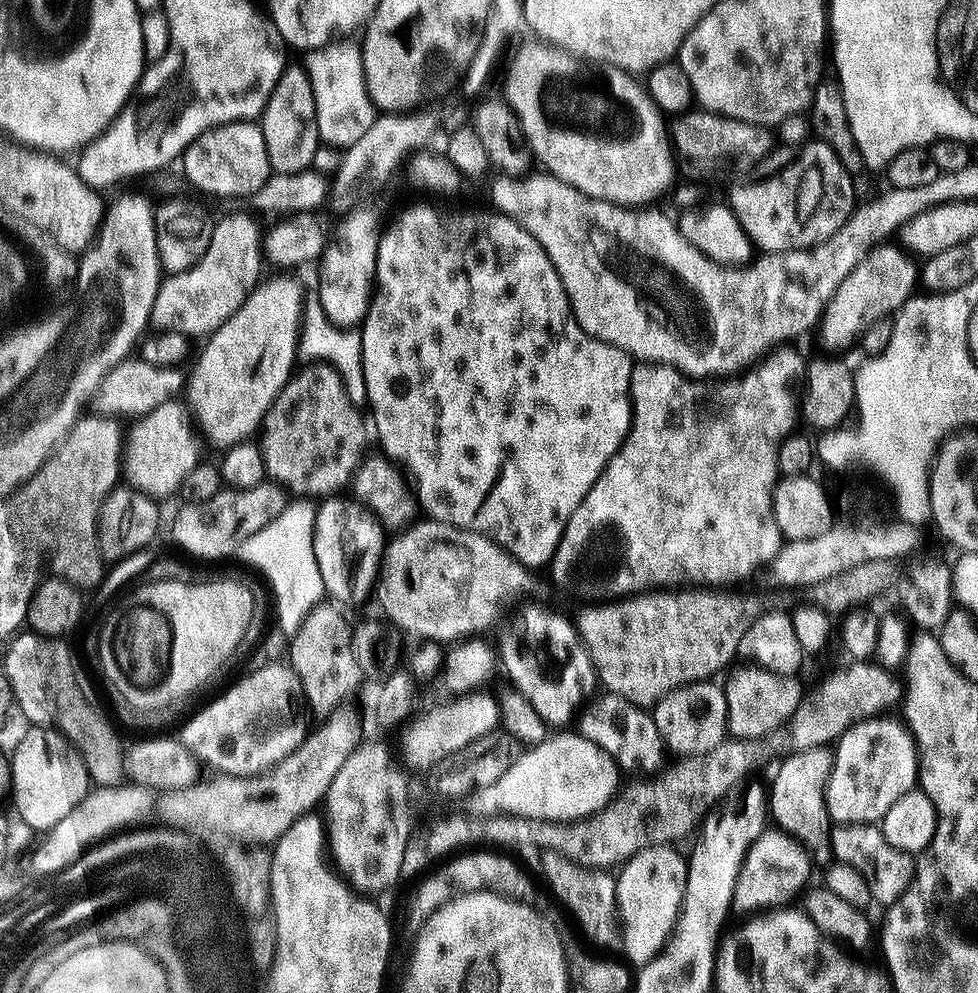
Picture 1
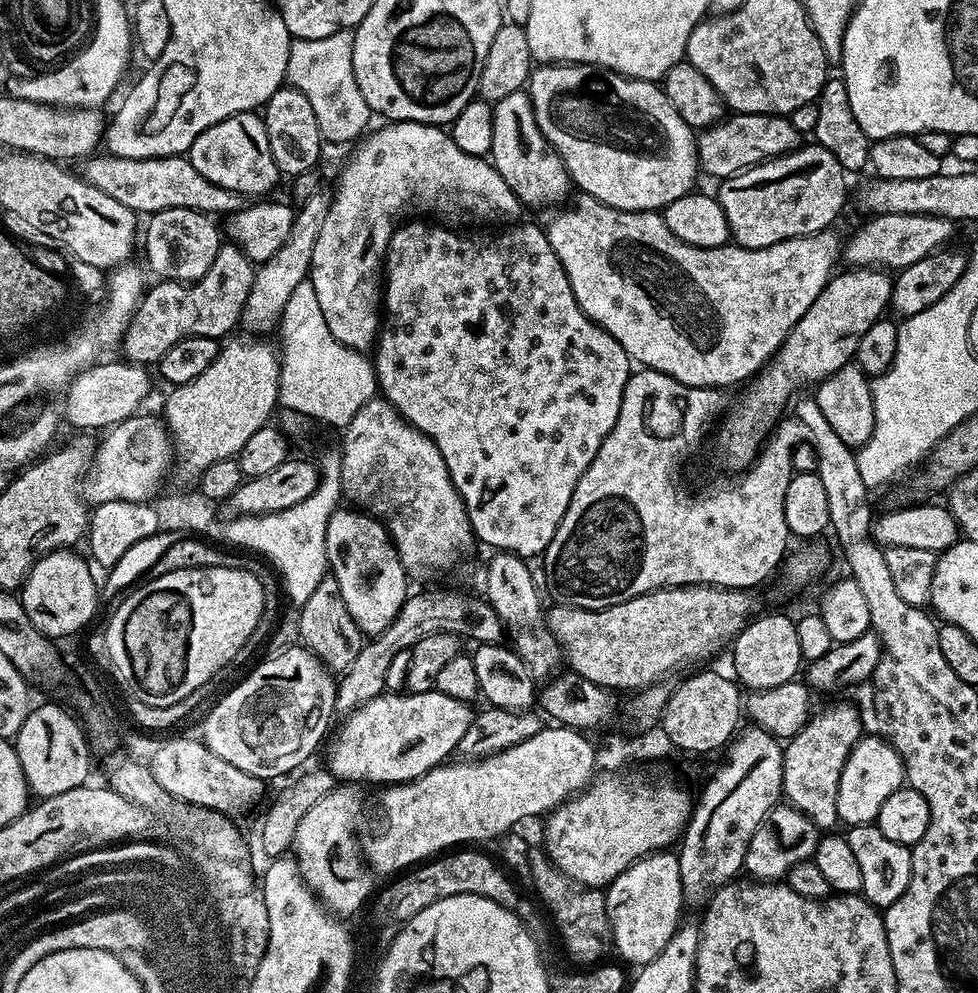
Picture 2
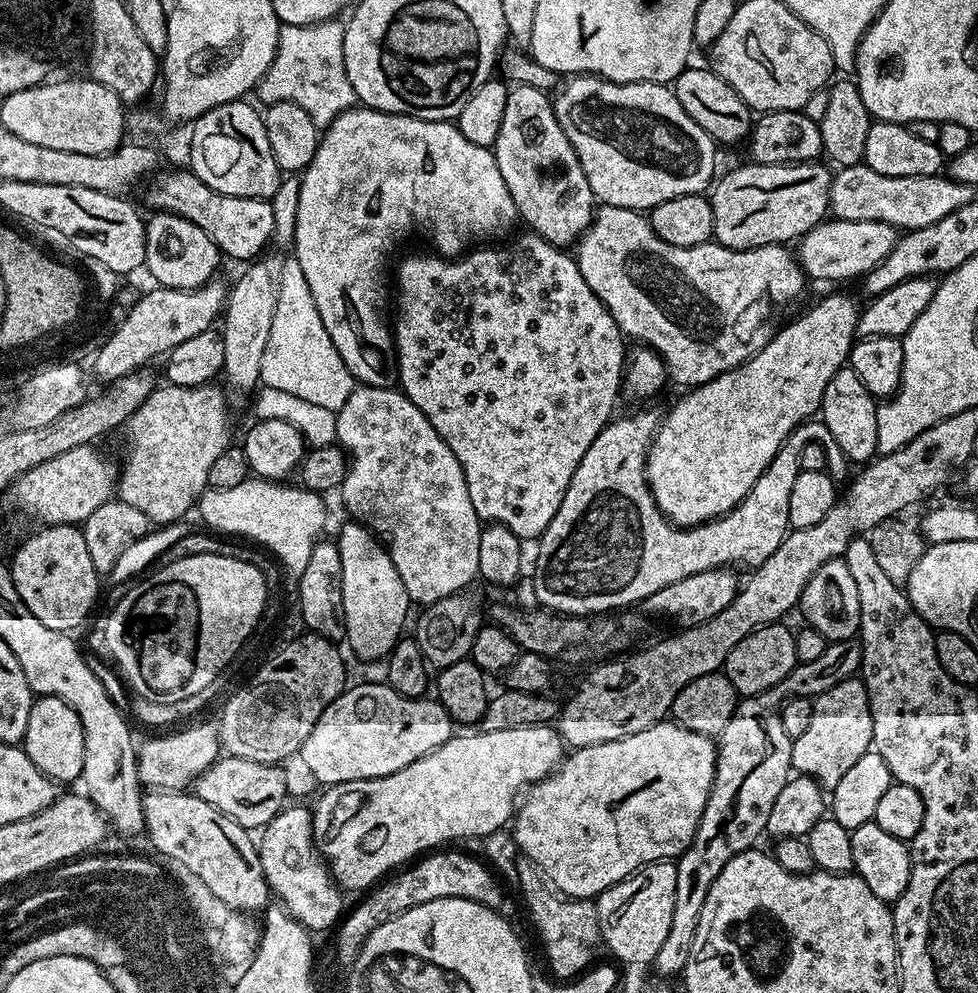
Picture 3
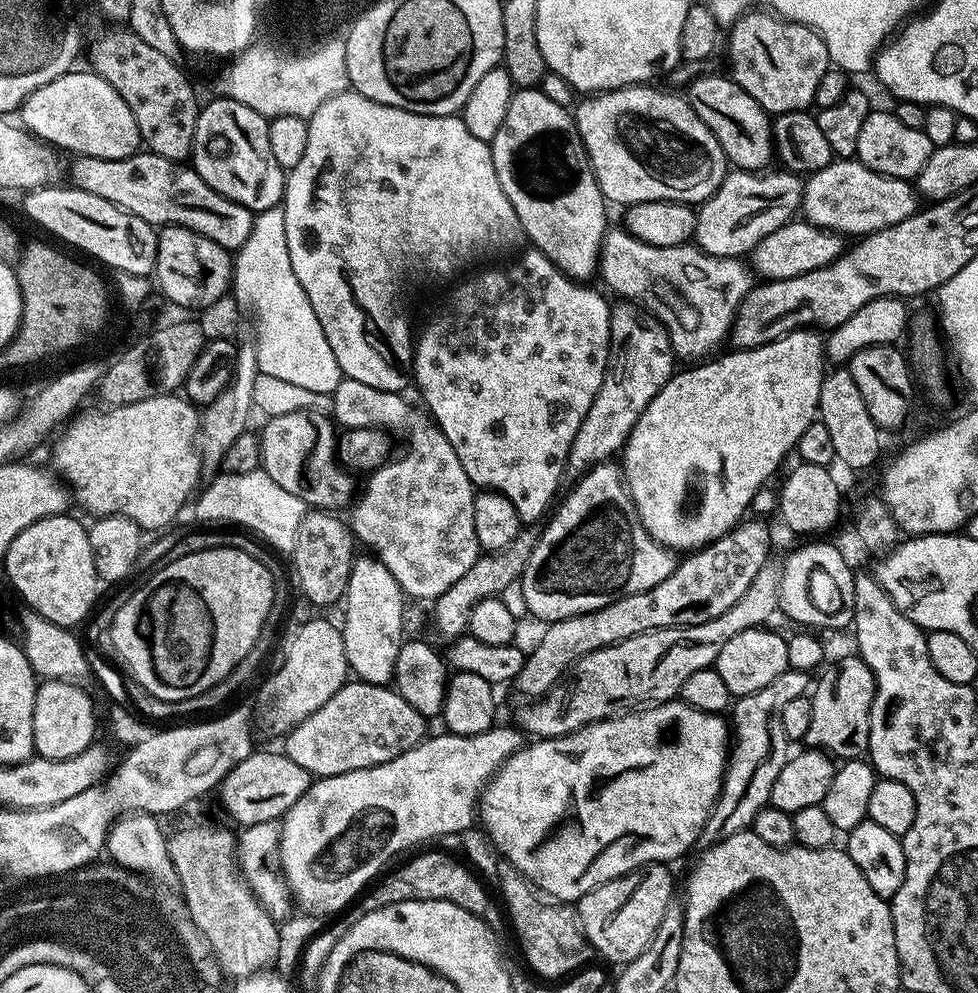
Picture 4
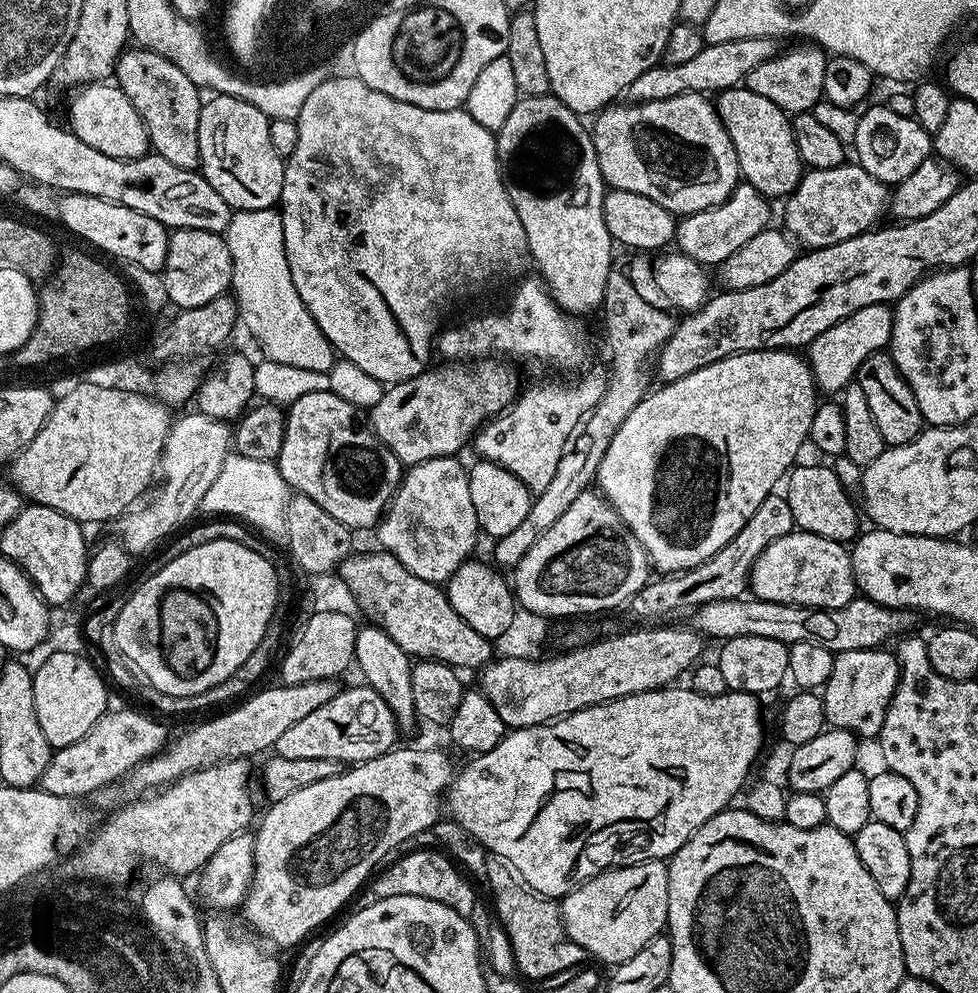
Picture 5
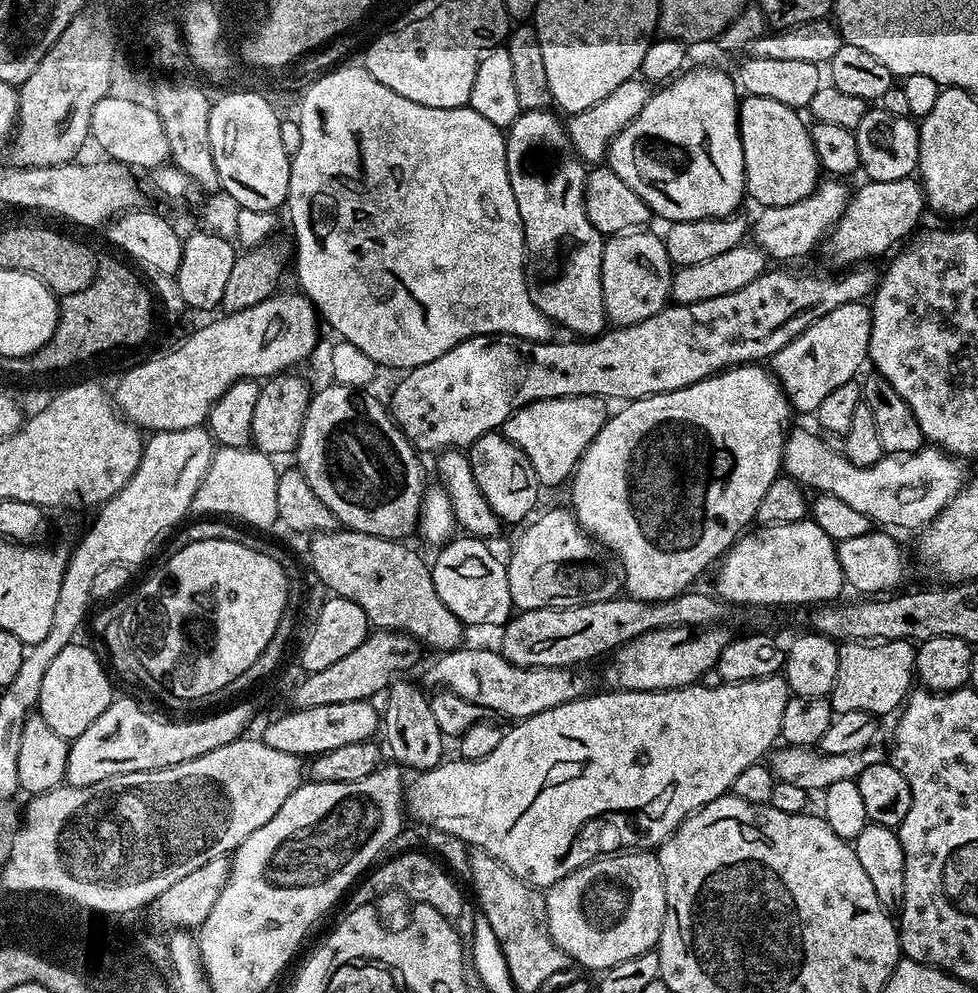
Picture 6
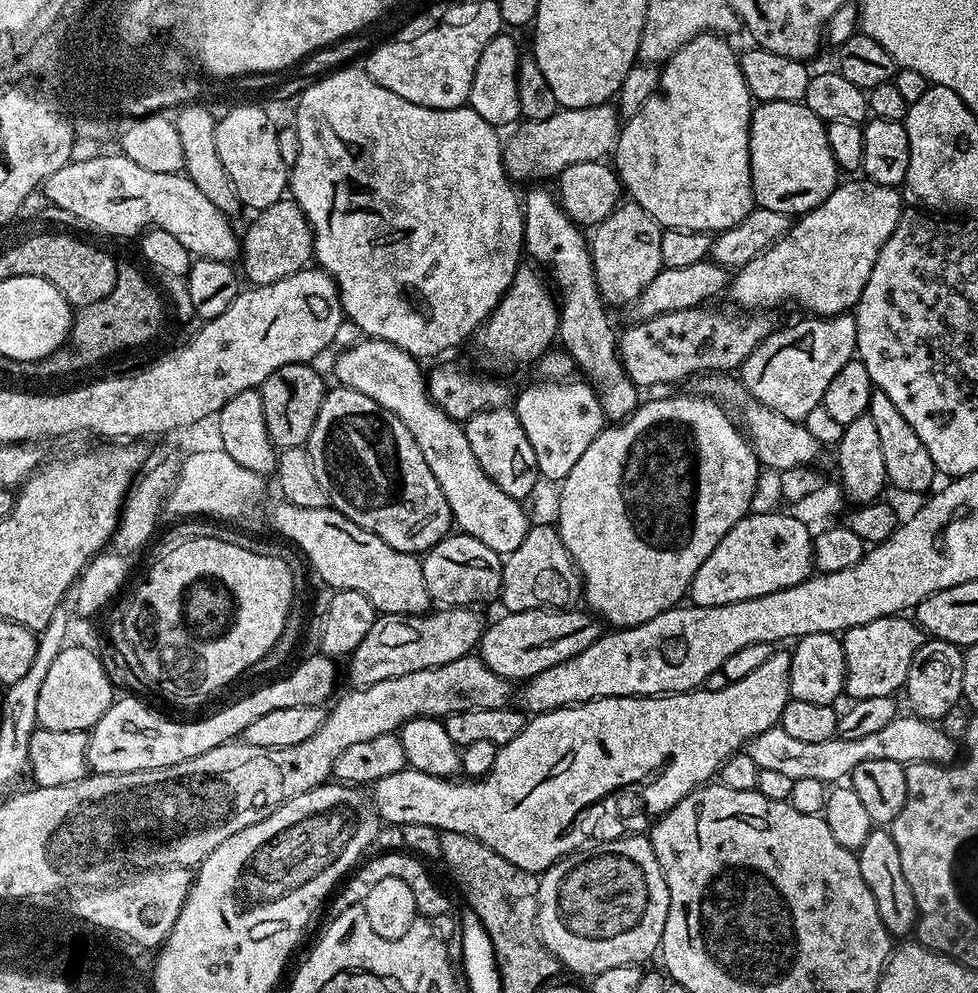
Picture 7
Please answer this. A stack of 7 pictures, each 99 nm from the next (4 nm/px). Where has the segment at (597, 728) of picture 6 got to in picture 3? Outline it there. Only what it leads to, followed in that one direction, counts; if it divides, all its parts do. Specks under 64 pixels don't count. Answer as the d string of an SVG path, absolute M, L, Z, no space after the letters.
M665 718L659 724L650 726L646 730L638 730L638 734L630 734L626 738L618 738L614 742L598 742L594 746L569 751L545 780L531 785L523 793L514 812L514 823L510 828L513 838L516 840L517 849L523 855L524 852L528 855L525 857L536 865L542 873L543 879L555 891L573 898L595 898L620 880L627 880L633 872L637 872L645 864L653 864L656 860L675 861L688 849L698 830L698 822L702 818L702 810L708 801L716 773L716 745L717 741L713 737L703 736Z

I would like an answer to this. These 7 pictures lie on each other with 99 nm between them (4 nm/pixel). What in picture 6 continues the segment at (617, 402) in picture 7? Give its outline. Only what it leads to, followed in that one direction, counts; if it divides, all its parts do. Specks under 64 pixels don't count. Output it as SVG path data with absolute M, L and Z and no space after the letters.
M530 110L529 112L521 111L521 114L515 122L506 129L506 170L510 178L510 190L514 190L514 202L518 202L518 214L524 223L524 251L526 253L526 271L528 273L528 293L542 310L542 314L549 320L560 324L564 328L569 328L572 333L580 338L595 338L609 327L610 321L606 314L604 305L604 295L602 294L602 250L606 237L600 233L596 227L586 218L586 206L584 205L584 178L586 175L586 165L579 156L572 150L572 143L568 137L568 130L565 121L555 111L552 110Z

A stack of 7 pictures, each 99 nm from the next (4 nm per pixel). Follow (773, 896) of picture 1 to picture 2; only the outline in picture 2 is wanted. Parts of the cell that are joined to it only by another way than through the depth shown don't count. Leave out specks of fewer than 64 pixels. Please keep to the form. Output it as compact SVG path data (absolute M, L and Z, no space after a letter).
M781 802L764 815L764 821L754 830L750 846L746 850L743 871L749 872L756 882L780 882L787 877L795 864L815 857L816 847L822 835L821 829L806 814L799 812L787 802Z

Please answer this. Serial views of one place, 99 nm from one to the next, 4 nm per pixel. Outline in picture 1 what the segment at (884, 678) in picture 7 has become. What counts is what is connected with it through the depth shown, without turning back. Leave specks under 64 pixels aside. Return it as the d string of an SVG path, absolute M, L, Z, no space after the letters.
M818 747L818 748L810 748L810 749L802 749L800 752L795 752L790 756L786 756L779 761L778 767L780 769L776 772L776 777L772 780L772 808L770 804L770 816L772 816L777 825L783 831L793 834L796 836L798 840L804 845L805 848L811 850L814 853L815 859L817 861L824 860L827 861L830 856L830 817L828 814L828 779L830 778L830 774L832 773L832 757L833 753L829 751L827 747Z

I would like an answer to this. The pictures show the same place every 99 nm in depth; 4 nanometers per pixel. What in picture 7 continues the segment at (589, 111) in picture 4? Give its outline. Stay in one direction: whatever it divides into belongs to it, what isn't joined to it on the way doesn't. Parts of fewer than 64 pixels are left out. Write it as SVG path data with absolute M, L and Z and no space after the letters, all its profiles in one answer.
M703 32L678 49L660 68L659 90L649 98L646 106L642 106L642 110L638 110L638 114L629 116L623 121L620 136L616 139L614 167L616 175L620 178L623 191L627 195L629 192L632 195L629 197L635 204L642 206L642 210L646 210L646 214L654 217L660 223L661 229L677 228L687 232L707 232L709 234L724 232L730 226L738 226L738 222L742 222L746 218L746 214L752 211L754 207L752 175L750 174L750 150L748 149L748 127L752 121L754 97L751 90L746 86L746 78L742 78L737 49L732 49L726 41L728 40L723 35Z

